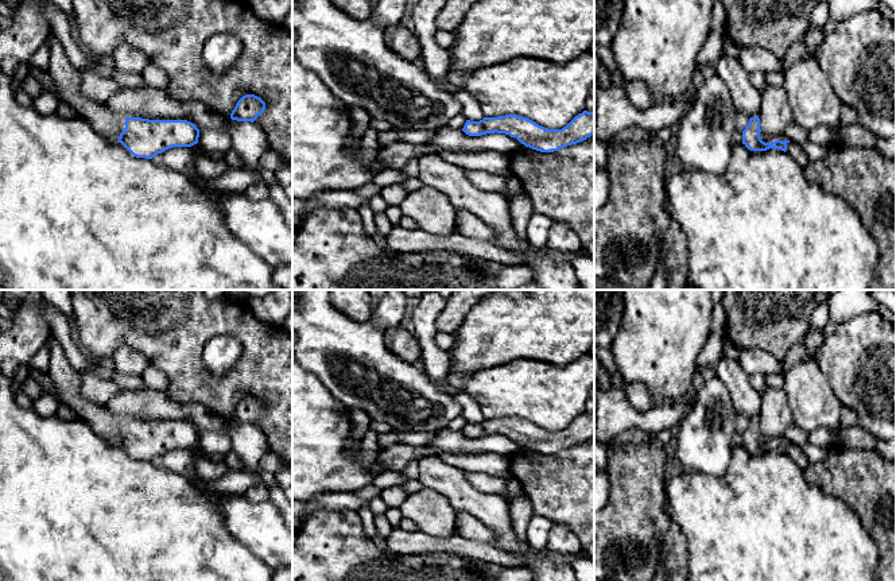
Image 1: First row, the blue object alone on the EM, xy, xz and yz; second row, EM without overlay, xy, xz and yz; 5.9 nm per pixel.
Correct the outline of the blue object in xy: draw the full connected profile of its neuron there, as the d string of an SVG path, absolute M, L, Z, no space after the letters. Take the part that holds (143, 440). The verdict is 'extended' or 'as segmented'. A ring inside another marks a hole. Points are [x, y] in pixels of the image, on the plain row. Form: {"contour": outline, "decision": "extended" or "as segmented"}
{"contour": "M54 336L46 341L50 348L49 375L62 402L78 419L106 441L119 442L133 458L152 461L172 449L191 449L198 445L199 431L187 422L148 422L125 419L112 414L106 406L92 403L81 395L81 372L66 359Z", "decision": "extended"}

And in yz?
{"contour": "M750 419L748 427L742 433L742 446L750 453L767 453L769 450L777 450L781 453L787 453L787 446L790 442L775 442L772 445L765 445L760 439L760 421Z", "decision": "as segmented"}

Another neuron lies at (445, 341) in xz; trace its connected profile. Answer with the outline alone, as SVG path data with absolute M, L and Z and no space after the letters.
M437 332L434 340L437 345L443 350L449 350L454 345L454 337L450 333Z

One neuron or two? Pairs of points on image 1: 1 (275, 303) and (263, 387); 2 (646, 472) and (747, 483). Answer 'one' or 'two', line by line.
1: two
2: two

